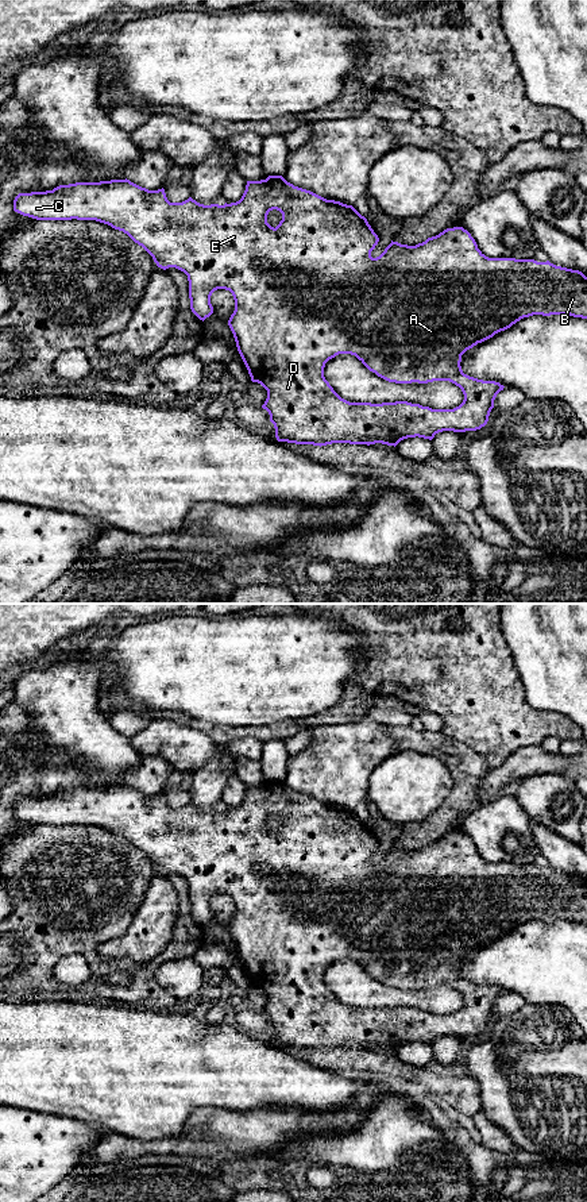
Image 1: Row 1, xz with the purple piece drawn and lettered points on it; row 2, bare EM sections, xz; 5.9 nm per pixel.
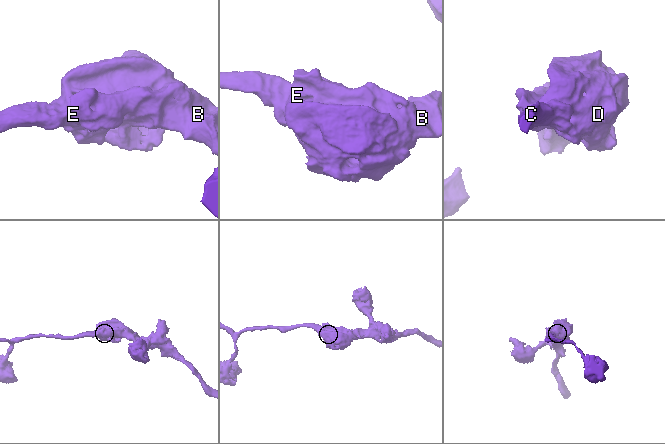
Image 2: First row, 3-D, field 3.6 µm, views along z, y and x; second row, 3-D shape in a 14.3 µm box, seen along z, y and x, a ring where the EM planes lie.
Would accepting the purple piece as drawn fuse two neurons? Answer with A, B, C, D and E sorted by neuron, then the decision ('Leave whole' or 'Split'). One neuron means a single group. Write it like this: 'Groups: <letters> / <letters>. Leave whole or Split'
Groups: A B C D E. Leave whole

